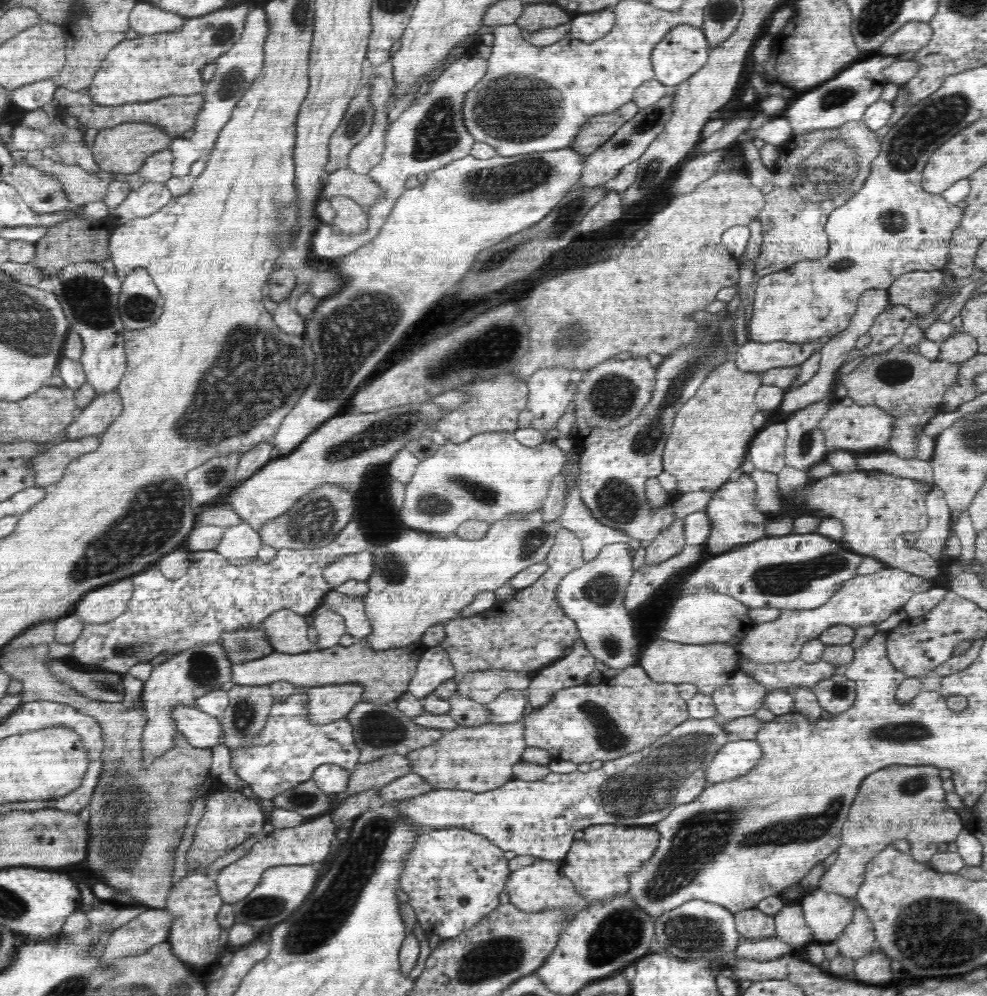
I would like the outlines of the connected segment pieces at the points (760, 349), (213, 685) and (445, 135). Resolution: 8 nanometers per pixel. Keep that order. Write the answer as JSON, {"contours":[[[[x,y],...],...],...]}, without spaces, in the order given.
{"contours":[[[[822,336],[806,344],[792,344],[785,340],[760,343],[752,340],[744,343],[736,353],[735,365],[746,373],[758,373],[771,368],[801,365],[812,353],[828,342],[832,336]]],[[[218,643],[194,646],[188,650],[182,650],[164,664],[152,669],[148,680],[142,689],[143,710],[147,718],[142,733],[143,766],[150,766],[158,756],[166,754],[174,748],[176,742],[176,719],[172,717],[172,708],[178,704],[196,707],[196,700],[202,696],[224,688],[224,684],[232,682],[232,661],[228,658],[224,647]]],[[[473,53],[458,59],[436,78],[436,82],[432,82],[430,90],[424,96],[414,100],[393,123],[386,126],[382,160],[368,172],[368,176],[384,189],[384,196],[374,207],[366,209],[368,228],[362,234],[344,234],[333,227],[328,228],[326,223],[321,221],[312,234],[311,255],[317,254],[335,262],[338,258],[368,244],[386,224],[386,218],[392,213],[398,197],[405,191],[405,182],[410,176],[418,176],[422,172],[428,175],[454,160],[470,155],[475,140],[462,122],[463,102],[465,94],[487,74],[487,70],[487,60]]]]}

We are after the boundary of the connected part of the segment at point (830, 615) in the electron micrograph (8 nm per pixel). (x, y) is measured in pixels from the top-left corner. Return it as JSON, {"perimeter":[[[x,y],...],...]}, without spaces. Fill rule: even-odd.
{"perimeter":[[[886,566],[874,574],[857,575],[828,599],[826,604],[808,610],[784,610],[772,622],[756,623],[754,628],[740,641],[741,656],[754,664],[778,664],[792,662],[799,657],[802,645],[809,640],[818,639],[825,628],[846,624],[853,629],[859,626],[877,625],[884,622],[892,612],[902,609],[904,604],[920,592],[930,590],[932,582],[920,576],[904,572],[899,568]]]}

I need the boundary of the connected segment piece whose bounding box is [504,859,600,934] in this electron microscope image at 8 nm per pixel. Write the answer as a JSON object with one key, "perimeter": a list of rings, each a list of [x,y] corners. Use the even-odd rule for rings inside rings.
{"perimeter":[[[537,859],[530,866],[524,866],[516,872],[511,872],[504,891],[508,892],[510,896],[510,904],[514,904],[519,910],[529,914],[538,914],[544,910],[563,910],[567,914],[567,918],[564,920],[563,934],[566,934],[566,926],[576,918],[578,912],[592,906],[594,902],[600,902],[600,900],[586,901],[580,897],[574,891],[572,881],[563,872],[562,862],[552,862],[551,860]]]}

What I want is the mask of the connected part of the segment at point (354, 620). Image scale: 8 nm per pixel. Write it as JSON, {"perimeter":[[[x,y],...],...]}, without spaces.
{"perimeter":[[[332,589],[324,596],[323,604],[329,604],[331,606],[329,609],[344,617],[347,633],[356,640],[371,633],[371,626],[365,613],[365,601],[362,598],[346,596]]]}

